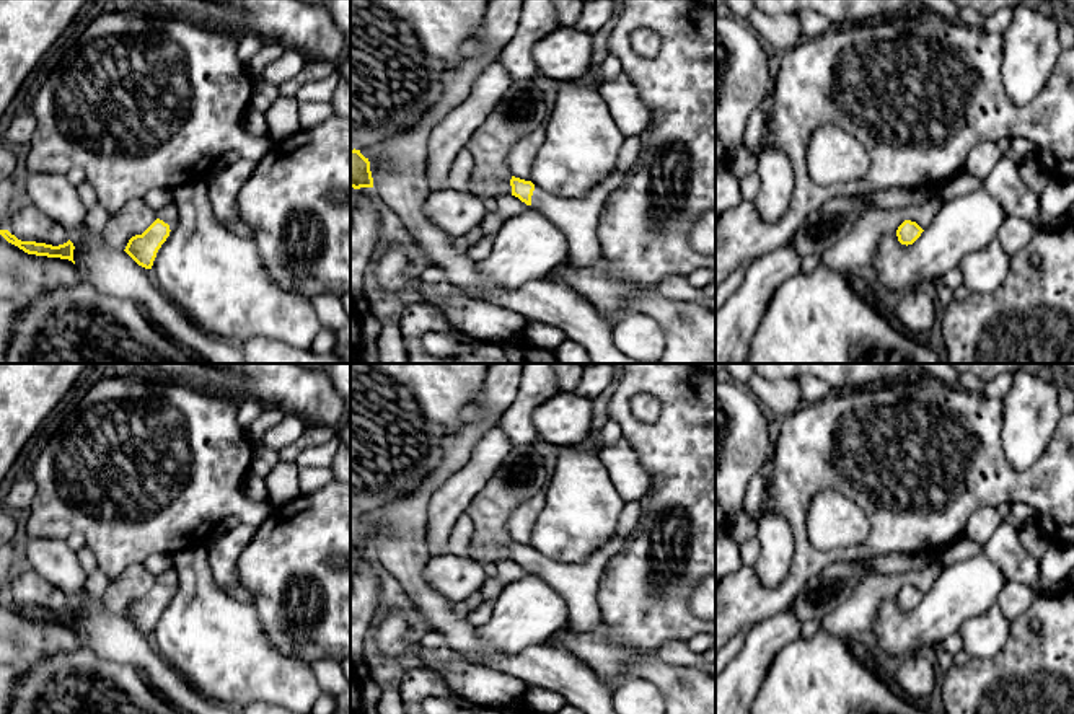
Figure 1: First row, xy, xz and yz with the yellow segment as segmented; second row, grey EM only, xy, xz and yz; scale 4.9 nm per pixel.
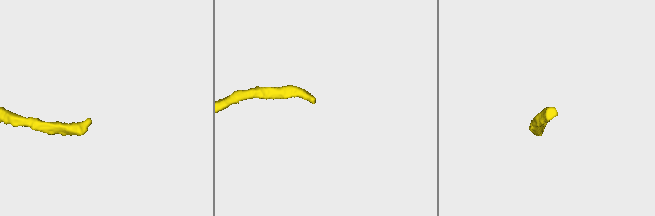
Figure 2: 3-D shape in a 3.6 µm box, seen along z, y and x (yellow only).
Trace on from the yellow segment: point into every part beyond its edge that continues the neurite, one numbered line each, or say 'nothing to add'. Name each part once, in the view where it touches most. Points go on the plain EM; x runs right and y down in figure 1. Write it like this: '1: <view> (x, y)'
1: xz (577, 584)

